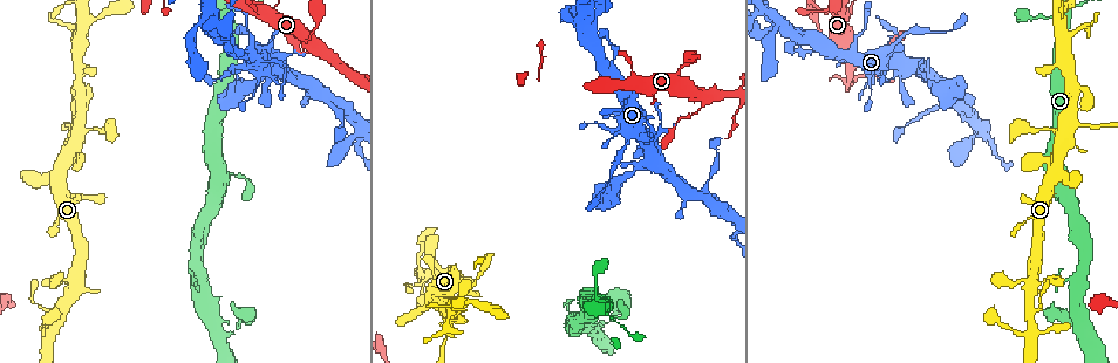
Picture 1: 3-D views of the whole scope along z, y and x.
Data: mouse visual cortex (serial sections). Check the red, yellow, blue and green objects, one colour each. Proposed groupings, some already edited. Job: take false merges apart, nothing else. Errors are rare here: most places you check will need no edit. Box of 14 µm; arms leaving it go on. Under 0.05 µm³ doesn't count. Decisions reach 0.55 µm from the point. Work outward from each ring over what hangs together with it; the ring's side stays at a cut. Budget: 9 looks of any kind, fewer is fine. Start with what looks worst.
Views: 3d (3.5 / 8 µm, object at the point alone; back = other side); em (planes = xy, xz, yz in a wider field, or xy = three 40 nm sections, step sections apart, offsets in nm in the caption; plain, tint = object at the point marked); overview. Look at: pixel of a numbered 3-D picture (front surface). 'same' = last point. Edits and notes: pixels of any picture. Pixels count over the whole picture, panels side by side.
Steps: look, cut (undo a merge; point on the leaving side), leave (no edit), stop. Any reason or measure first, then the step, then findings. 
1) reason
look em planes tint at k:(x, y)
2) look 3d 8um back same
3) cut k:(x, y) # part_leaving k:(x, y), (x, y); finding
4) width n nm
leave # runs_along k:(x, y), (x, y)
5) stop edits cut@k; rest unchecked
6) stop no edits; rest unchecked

three arms meet
look 3d 8um at 1:(328, 58)

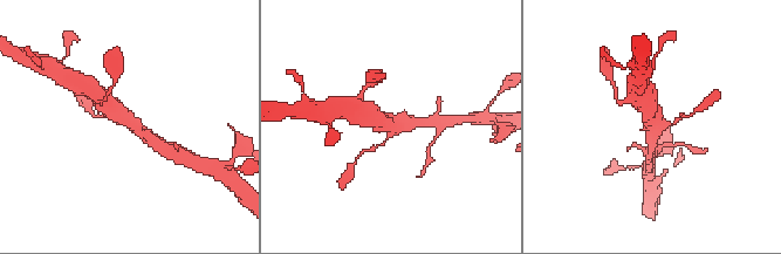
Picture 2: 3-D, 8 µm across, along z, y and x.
arms 3; arm_widths 150, 400, 600 nm; shape alone is not enough
look em xy step 3 tint at 2:(128, 120)

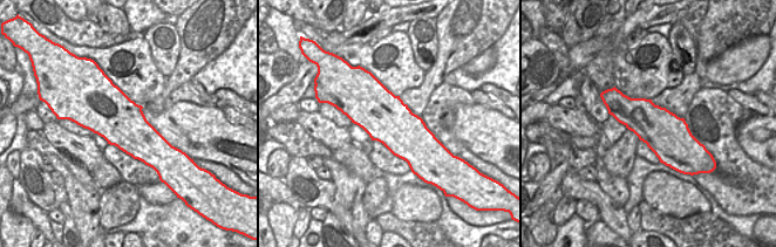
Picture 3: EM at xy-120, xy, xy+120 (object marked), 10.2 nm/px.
width 500 nm
leave # runs_along 2:(103, 101), (157, 143); continuous, no second cell

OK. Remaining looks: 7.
thin neck
look 3d 3.5um back at 1:(627, 144)

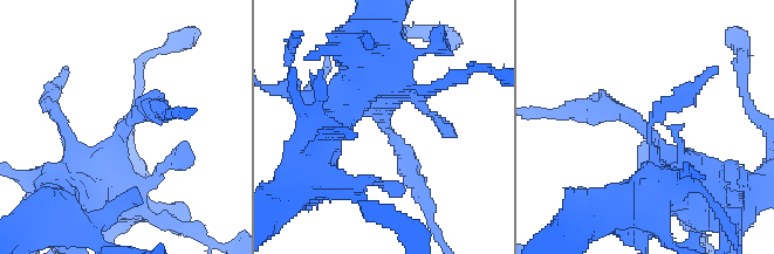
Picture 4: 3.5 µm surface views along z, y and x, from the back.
arm_widths 250, 350 nm
look em planes tint at 4:(121, 134)

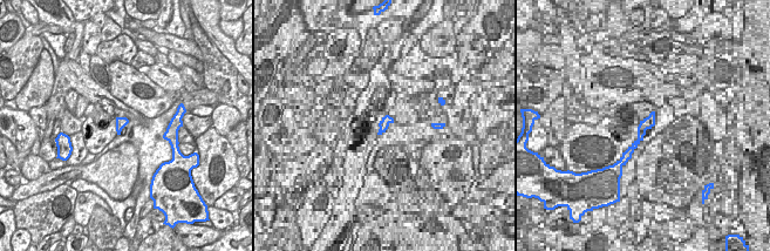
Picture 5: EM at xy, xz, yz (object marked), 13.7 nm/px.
leave # runs_along 4:(686, 192), (677, 152), (593, 105); one cell here

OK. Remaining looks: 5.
abrupt turn
look em xy step 2 tint at 1:(79, 133)

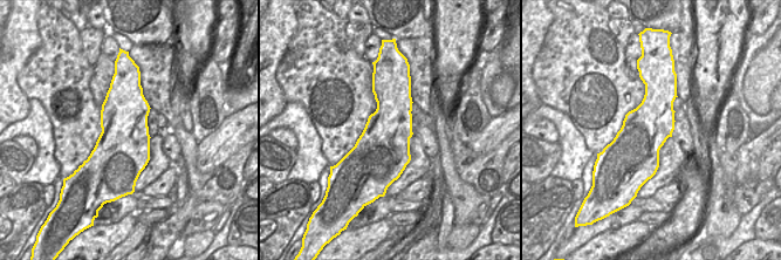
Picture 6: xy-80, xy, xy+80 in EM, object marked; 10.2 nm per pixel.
look 3d 3.5um same

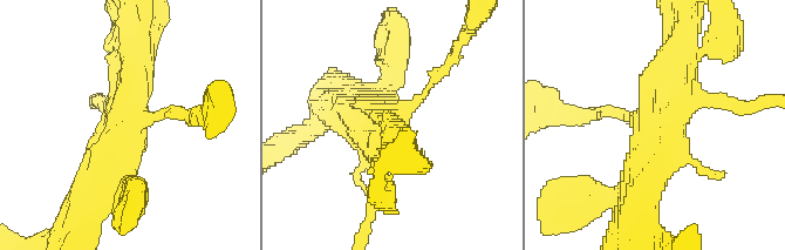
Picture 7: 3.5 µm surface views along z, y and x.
leave # runs_along 7:(83, 193), (123, 142), (137, 56); all the same cell

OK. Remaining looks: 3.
sharp bend
look 3d 3.5um at 1:(329, 96)

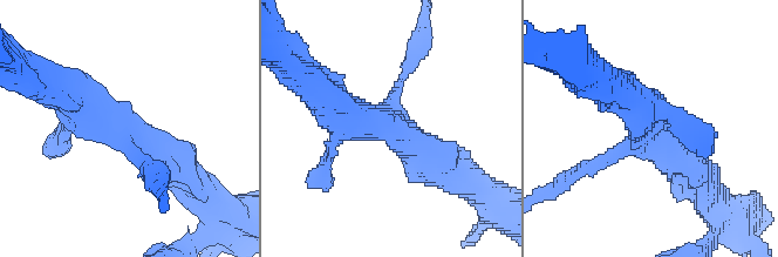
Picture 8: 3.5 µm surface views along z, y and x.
arms 3; arm_widths 150, 450, 500 nm; now the EM
look em xy step 5 tint at 8:(397, 126)

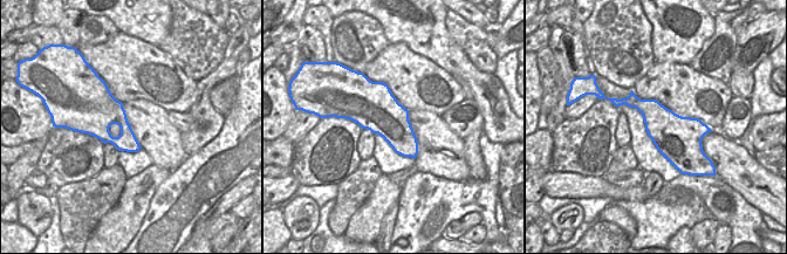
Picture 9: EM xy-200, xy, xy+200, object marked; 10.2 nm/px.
leave # continuous, no second cell

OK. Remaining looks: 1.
stop no edits; rest unchecked

